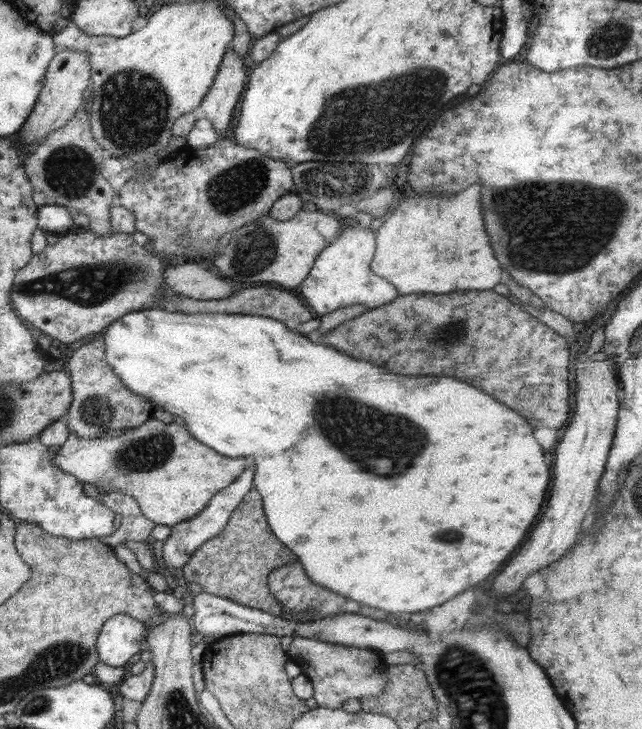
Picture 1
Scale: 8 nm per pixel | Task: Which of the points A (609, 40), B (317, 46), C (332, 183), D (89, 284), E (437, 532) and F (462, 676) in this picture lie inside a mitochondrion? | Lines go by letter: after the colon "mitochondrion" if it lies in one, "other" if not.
A: mitochondrion
B: other
C: mitochondrion
D: mitochondrion
E: mitochondrion
F: mitochondrion

